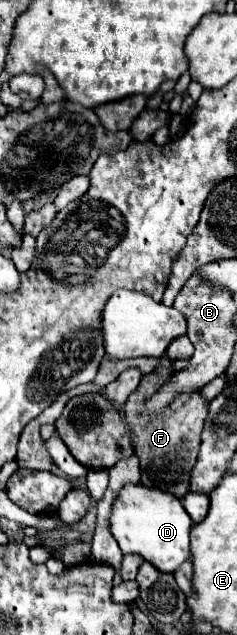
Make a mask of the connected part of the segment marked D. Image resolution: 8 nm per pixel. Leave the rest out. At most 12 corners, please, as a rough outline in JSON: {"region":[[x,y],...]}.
{"region":[[124,486],[110,530],[166,574],[192,558],[176,496]]}

